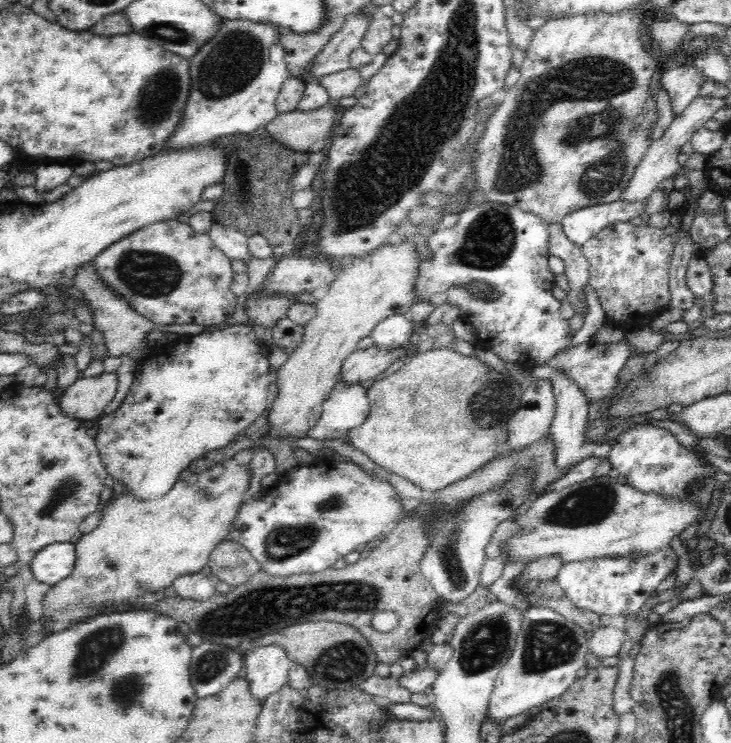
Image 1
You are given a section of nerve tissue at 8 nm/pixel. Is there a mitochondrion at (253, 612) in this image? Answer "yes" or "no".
yes

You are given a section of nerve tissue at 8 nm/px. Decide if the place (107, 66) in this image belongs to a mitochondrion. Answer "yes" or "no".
no

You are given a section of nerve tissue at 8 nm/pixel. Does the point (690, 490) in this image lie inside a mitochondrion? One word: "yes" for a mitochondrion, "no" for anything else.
no

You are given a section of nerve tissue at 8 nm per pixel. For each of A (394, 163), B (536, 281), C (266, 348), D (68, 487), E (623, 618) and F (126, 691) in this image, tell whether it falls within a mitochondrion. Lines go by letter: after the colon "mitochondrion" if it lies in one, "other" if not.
A: mitochondrion
B: other
C: other
D: mitochondrion
E: other
F: mitochondrion

